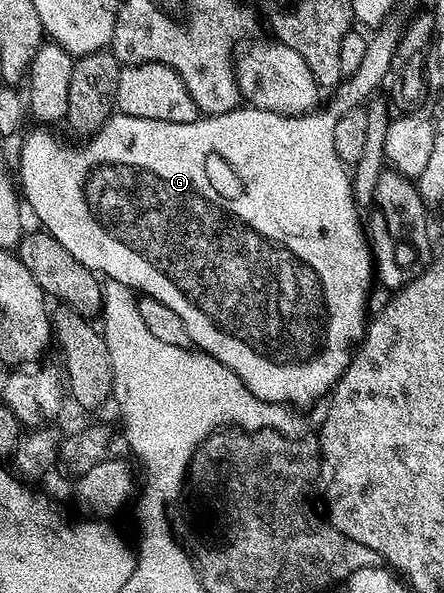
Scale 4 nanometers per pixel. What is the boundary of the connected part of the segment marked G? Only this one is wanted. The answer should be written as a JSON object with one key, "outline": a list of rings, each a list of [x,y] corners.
{"outline":[[[388,21],[378,28],[367,40],[365,61],[361,61],[357,73],[346,76],[334,88],[335,100],[327,108],[324,106],[306,115],[278,115],[250,105],[240,105],[235,110],[220,115],[198,117],[187,124],[173,124],[169,121],[147,119],[145,116],[115,113],[98,132],[86,140],[87,147],[74,147],[73,144],[58,139],[51,132],[54,130],[35,129],[39,131],[29,132],[23,139],[23,148],[19,151],[17,183],[21,188],[22,198],[29,211],[31,206],[32,213],[43,222],[40,223],[42,230],[49,232],[61,245],[65,245],[65,249],[73,253],[73,257],[77,257],[81,265],[107,279],[121,281],[121,285],[142,293],[148,299],[161,301],[161,305],[173,309],[173,313],[181,317],[192,344],[202,354],[211,355],[221,365],[237,373],[237,377],[247,386],[249,393],[253,393],[253,397],[261,397],[261,401],[270,403],[290,405],[296,409],[310,408],[334,388],[350,365],[351,356],[359,346],[363,332],[367,330],[368,295],[373,288],[372,244],[369,242],[364,220],[363,223],[359,220],[361,211],[355,206],[354,191],[351,188],[352,176],[341,157],[337,157],[337,149],[333,149],[333,125],[337,125],[337,121],[346,111],[370,100],[376,94],[375,87],[382,83],[384,86],[388,82],[393,53],[399,44],[400,34],[400,24],[397,25],[394,21]]]}

